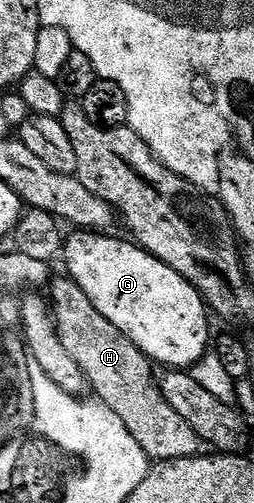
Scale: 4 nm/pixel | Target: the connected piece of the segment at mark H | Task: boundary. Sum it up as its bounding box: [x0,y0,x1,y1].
[48,279,199,462]

